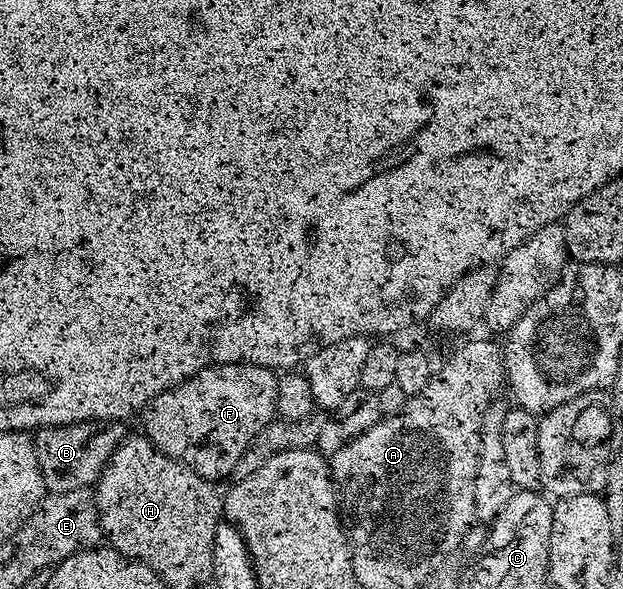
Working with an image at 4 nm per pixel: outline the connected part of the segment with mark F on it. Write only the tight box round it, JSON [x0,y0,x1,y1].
[140,363,278,481]

